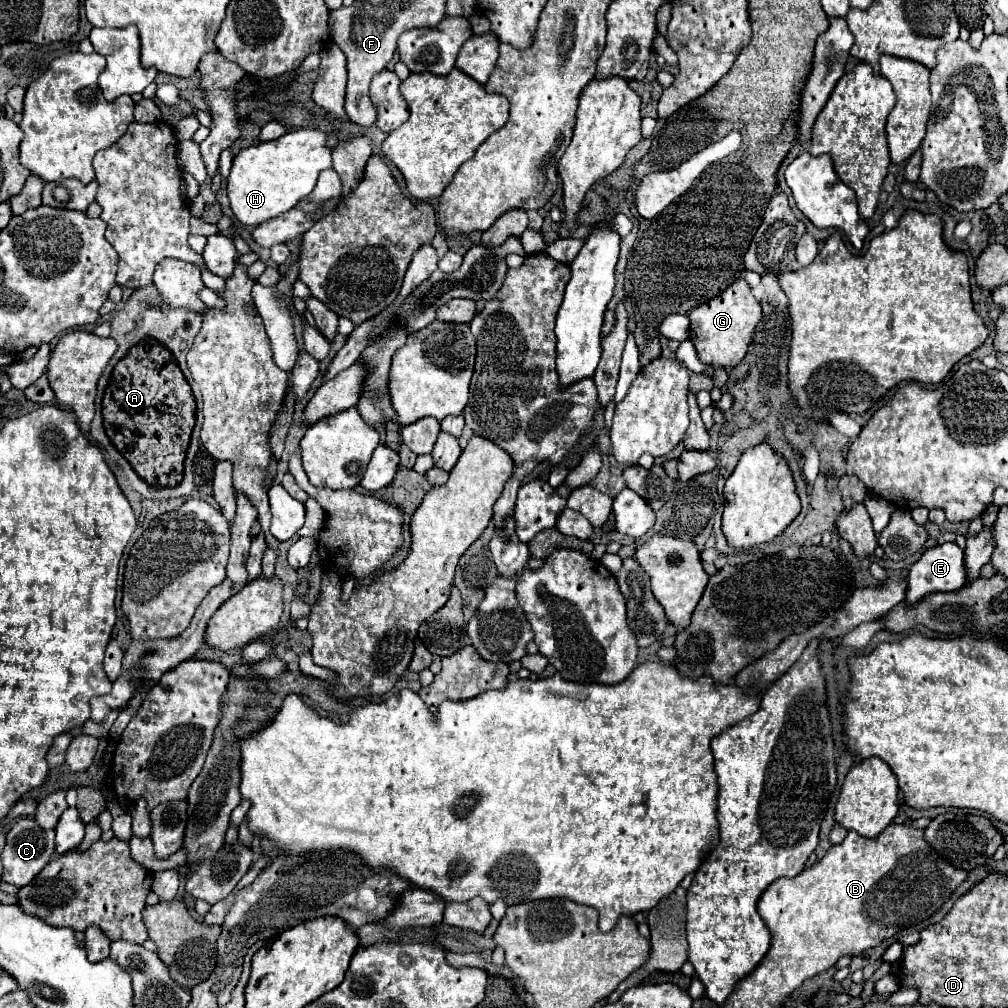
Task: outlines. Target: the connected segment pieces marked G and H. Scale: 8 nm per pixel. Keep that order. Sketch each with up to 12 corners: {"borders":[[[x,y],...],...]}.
{"borders":[[[746,280],[688,312],[712,368],[736,368],[762,320]],[[322,130],[240,150],[228,198],[244,226],[294,208],[332,168]]]}

